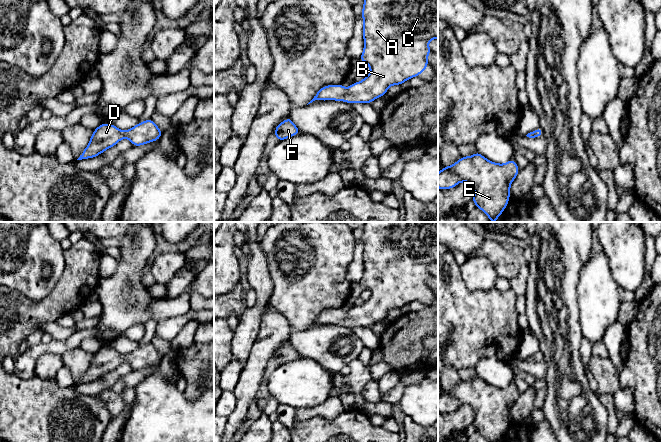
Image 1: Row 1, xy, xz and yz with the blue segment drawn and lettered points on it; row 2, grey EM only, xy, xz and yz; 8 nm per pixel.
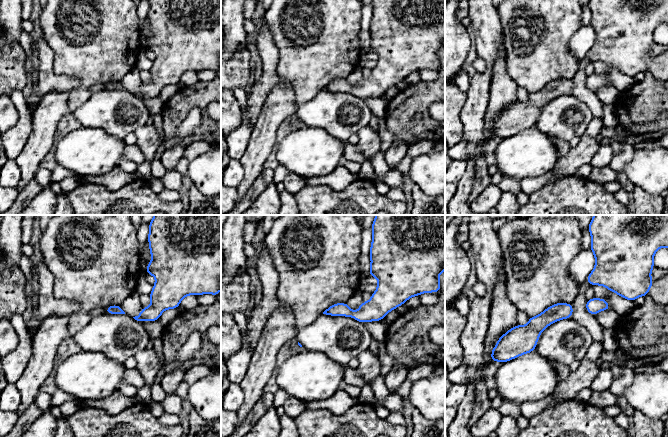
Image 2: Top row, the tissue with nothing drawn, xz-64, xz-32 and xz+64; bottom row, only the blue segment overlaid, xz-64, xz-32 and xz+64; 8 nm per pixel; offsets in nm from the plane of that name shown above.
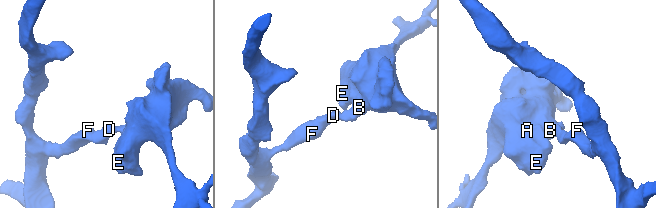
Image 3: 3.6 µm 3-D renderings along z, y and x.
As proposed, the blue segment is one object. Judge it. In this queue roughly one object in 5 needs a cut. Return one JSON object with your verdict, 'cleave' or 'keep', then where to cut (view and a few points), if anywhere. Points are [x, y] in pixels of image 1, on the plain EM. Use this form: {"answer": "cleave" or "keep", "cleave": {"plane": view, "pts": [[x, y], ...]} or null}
{"answer": "keep", "cleave": null}

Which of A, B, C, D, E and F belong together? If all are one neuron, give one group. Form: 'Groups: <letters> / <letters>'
Groups: A B C D E F

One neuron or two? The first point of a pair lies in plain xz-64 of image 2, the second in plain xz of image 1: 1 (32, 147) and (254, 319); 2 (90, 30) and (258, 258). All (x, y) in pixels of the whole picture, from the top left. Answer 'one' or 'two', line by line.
1: two
2: two

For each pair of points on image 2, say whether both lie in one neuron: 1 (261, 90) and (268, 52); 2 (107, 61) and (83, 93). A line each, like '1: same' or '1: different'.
1: same
2: same

